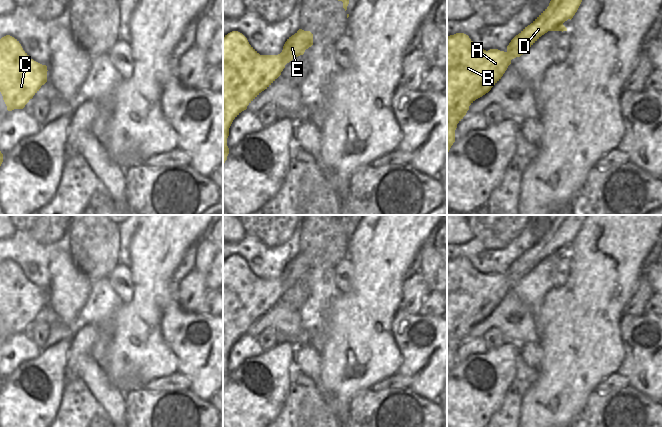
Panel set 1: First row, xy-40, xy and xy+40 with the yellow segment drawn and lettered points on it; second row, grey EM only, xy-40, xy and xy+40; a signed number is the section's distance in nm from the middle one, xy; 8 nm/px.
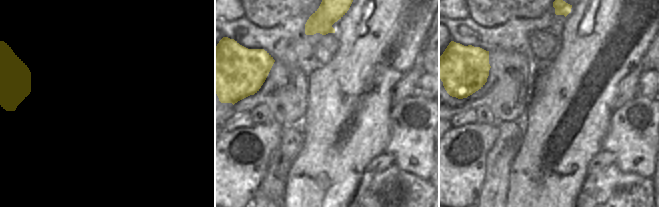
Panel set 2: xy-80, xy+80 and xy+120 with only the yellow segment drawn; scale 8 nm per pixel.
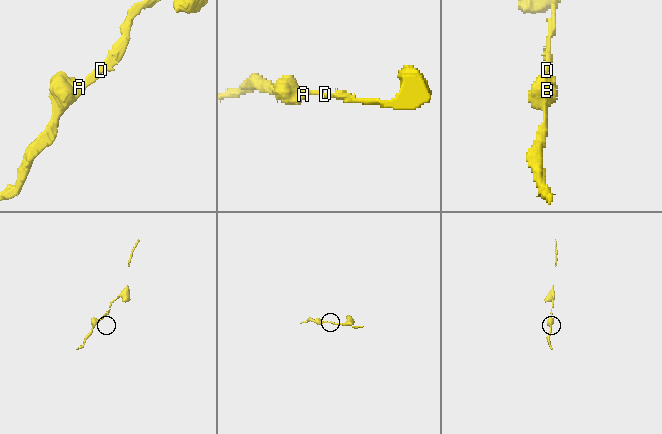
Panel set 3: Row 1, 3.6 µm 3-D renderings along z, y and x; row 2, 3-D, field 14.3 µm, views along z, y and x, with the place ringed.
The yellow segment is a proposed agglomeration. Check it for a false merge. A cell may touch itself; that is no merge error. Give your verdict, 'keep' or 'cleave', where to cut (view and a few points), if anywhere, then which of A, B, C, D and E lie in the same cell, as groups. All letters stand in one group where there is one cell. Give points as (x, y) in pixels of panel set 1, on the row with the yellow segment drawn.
keep; cut none; groups A B C D E

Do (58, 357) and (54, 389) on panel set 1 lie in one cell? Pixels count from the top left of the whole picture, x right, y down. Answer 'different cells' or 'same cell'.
same cell

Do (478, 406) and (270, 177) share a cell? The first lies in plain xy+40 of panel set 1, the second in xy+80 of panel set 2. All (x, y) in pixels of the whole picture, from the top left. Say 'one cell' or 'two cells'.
two cells

